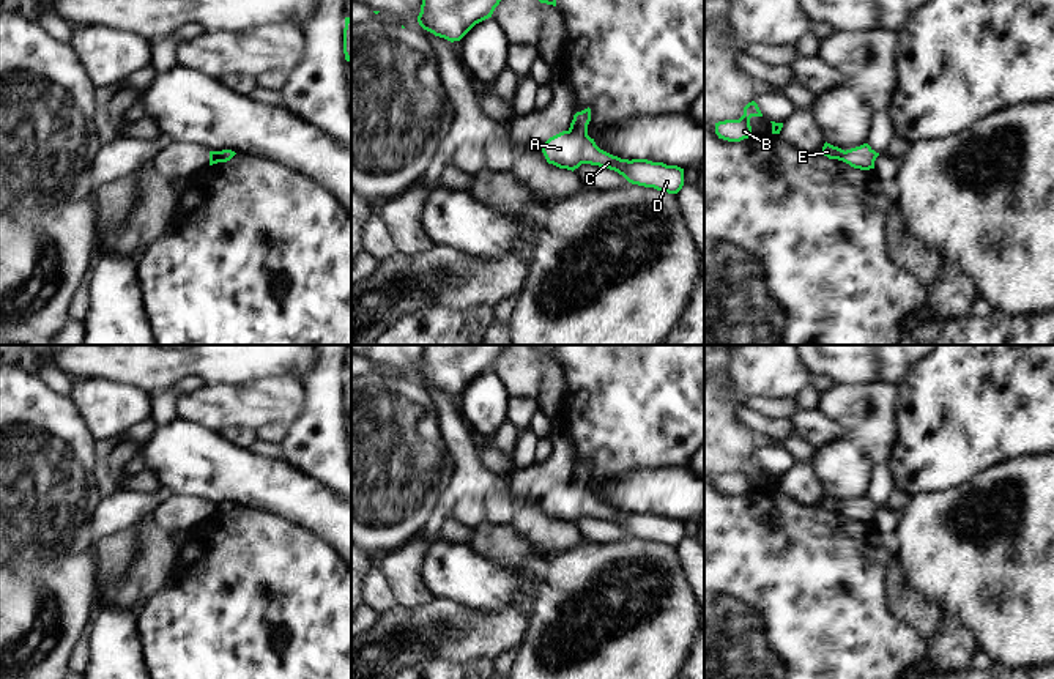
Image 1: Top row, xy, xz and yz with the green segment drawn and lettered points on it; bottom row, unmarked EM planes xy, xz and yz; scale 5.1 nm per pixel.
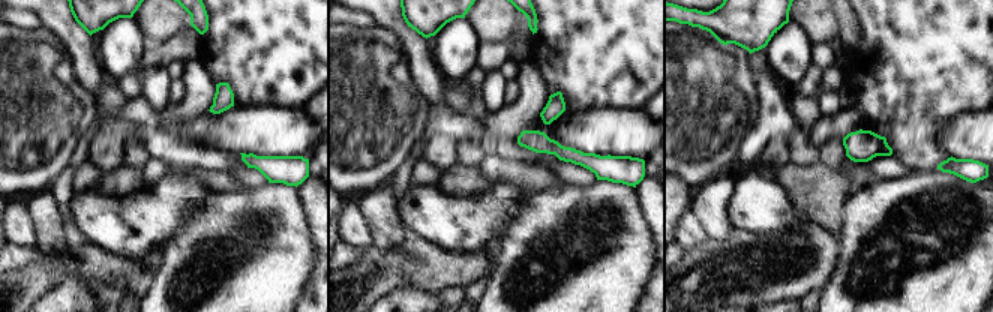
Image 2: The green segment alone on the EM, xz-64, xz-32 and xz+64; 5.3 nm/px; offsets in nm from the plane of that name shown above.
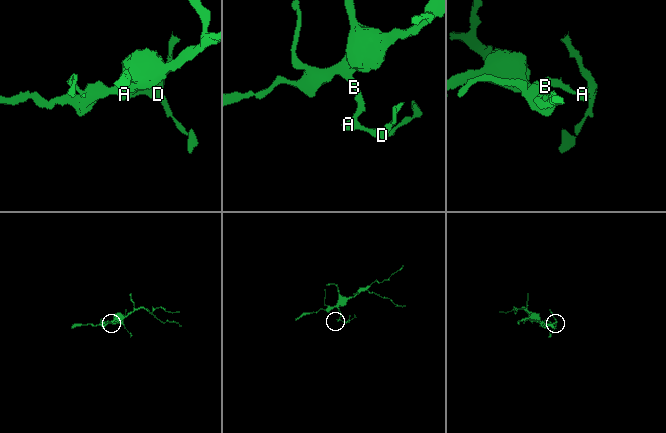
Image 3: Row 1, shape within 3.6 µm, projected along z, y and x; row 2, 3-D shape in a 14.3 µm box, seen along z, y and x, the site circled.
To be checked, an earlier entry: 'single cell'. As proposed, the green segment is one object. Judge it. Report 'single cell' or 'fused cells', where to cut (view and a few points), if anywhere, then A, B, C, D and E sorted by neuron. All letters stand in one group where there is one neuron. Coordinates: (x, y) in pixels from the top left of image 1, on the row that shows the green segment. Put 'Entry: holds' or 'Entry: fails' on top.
Entry: holds
single cell; no cut; A B C D E

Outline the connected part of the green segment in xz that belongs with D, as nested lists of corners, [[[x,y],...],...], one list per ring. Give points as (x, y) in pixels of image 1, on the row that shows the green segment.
[[[591,109],[573,115],[570,128],[542,145],[542,153],[548,164],[559,169],[575,170],[581,164],[599,165],[622,175],[629,183],[654,187],[668,194],[677,194],[684,186],[684,169],[652,162],[648,159],[621,159],[600,150],[594,139],[588,135]]]

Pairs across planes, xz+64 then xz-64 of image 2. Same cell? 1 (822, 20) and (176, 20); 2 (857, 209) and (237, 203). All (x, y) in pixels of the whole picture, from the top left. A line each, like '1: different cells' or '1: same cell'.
1: same cell
2: same cell

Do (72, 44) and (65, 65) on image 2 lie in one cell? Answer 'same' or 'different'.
different

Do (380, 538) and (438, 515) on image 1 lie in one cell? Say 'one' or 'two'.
two

